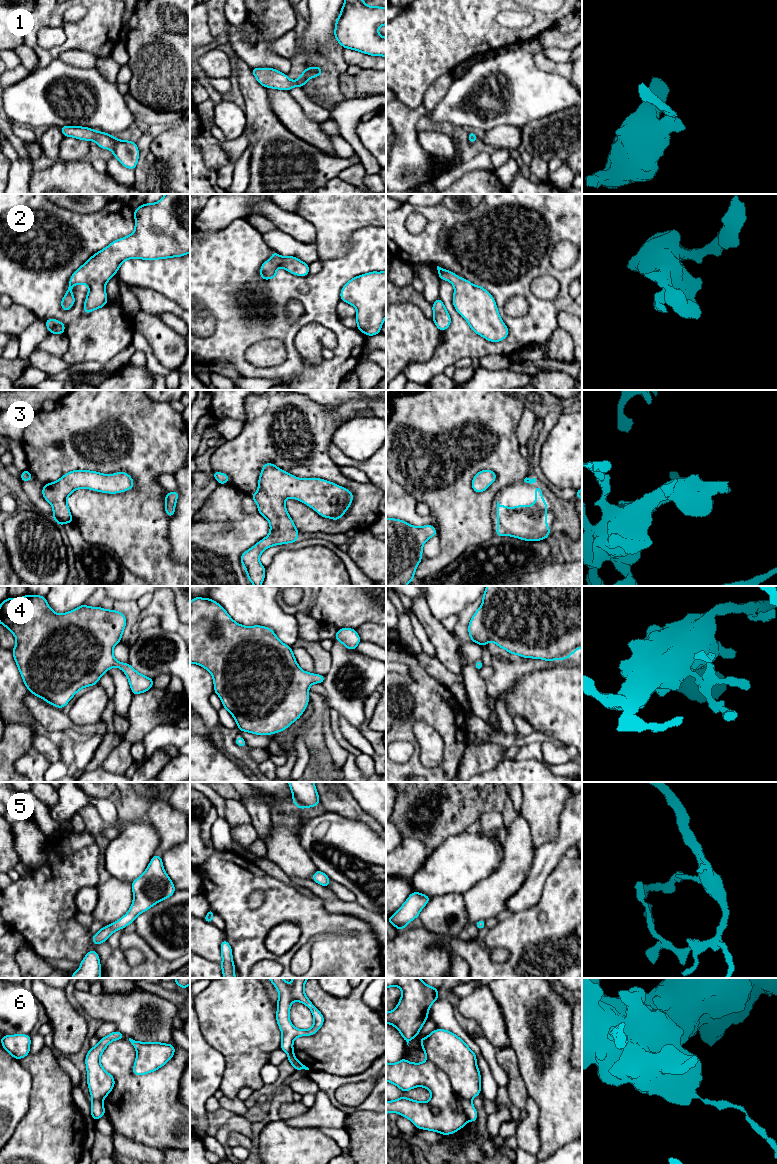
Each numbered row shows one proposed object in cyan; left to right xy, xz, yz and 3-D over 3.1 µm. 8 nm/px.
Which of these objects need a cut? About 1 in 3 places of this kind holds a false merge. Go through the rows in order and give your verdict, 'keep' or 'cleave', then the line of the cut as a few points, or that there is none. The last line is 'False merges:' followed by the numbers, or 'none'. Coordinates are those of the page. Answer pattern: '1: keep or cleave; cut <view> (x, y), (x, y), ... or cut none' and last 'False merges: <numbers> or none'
1: keep; cut none
2: keep; cut none
3: keep; cut none
4: keep; cut none
5: keep; cut none
6: cleave; cut yz (463, 1098), (462, 1110), (468, 1120)
False merges: 6

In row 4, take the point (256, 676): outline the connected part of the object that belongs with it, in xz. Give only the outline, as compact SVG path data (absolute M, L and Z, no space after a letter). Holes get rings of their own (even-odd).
M193 597L190 602L190 663L202 666L211 673L214 692L234 717L237 728L256 735L281 732L298 720L308 705L310 686L313 683L323 684L325 679L325 675L302 670L291 646L281 642L272 629L238 624L223 606L210 598Z

